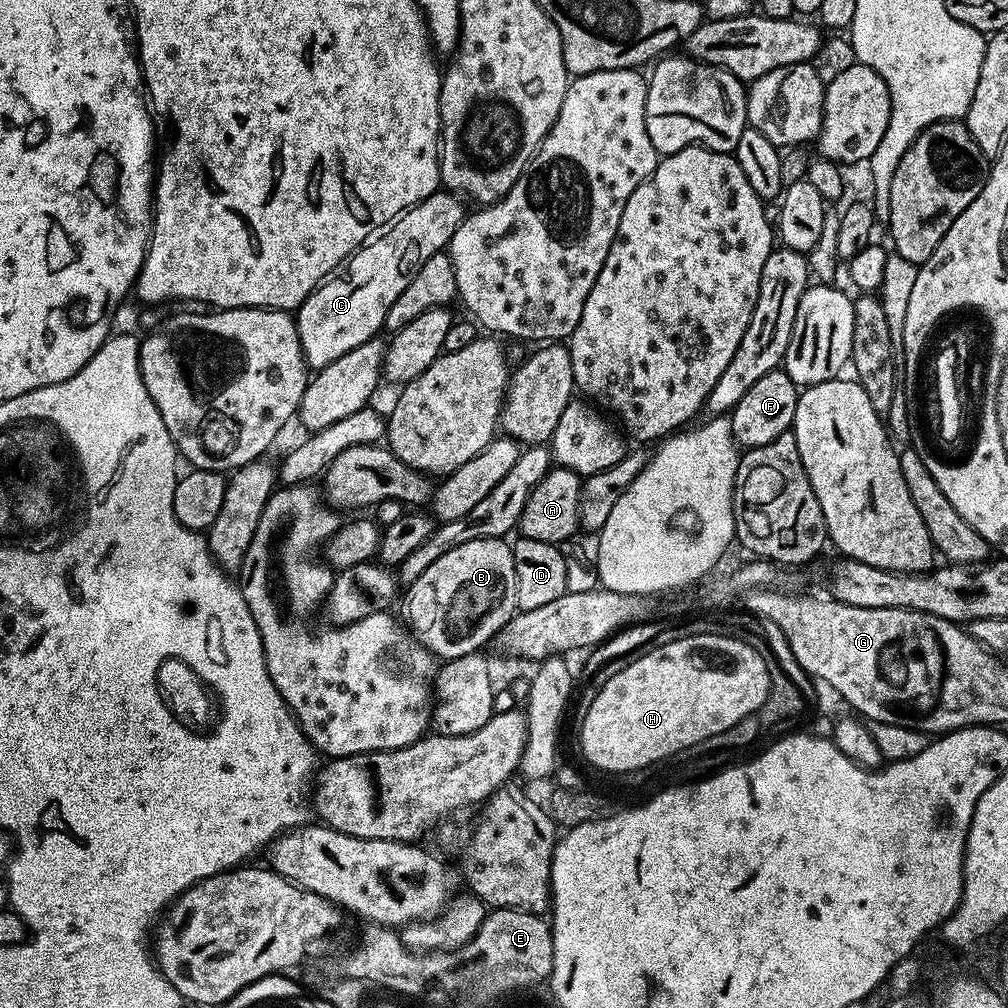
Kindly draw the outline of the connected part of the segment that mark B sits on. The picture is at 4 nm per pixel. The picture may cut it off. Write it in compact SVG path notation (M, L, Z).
M478 538L474 542L462 542L462 546L454 546L454 550L446 550L446 554L442 554L442 558L438 558L438 562L434 562L428 567L427 570L422 570L422 574L417 578L413 584L407 585L406 591L408 591L408 624L407 627L410 629L412 627L412 632L416 637L414 637L415 643L421 644L423 648L428 649L429 652L432 653L433 656L437 658L443 658L445 661L457 660L458 658L462 658L463 656L471 656L473 654L479 653L481 651L480 648L484 643L495 641L496 636L507 626L507 624L512 621L513 616L516 615L518 609L516 606L516 575L514 574L514 554L512 553L511 543L507 539L504 538Z

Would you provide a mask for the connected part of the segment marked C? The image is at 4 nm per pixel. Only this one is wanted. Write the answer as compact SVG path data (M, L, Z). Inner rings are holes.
M447 190L436 191L421 204L400 213L375 238L361 244L344 261L342 270L329 276L301 302L295 309L294 319L309 369L324 368L334 362L334 358L342 358L342 354L373 339L379 333L376 331L384 328L390 306L398 294L410 286L412 276L424 265L426 258L447 249L454 230L464 221L466 208L463 206L461 197Z

